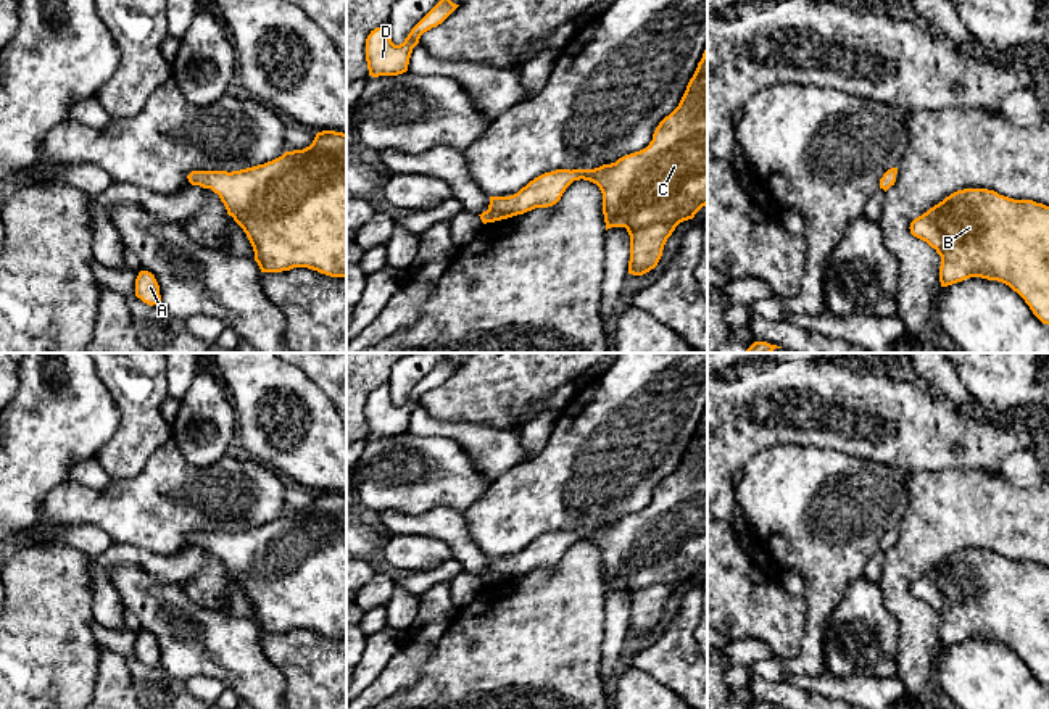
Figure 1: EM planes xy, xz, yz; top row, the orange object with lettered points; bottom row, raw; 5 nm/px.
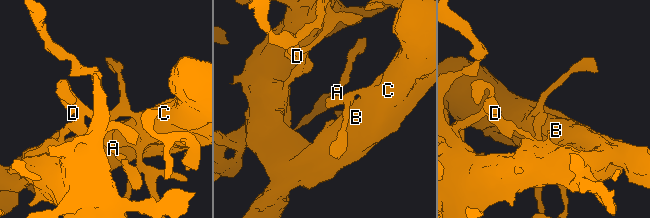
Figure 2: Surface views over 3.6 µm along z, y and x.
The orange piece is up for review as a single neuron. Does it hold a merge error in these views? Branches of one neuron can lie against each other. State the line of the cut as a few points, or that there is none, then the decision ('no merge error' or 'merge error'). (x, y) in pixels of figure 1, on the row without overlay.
no cut | no merge error

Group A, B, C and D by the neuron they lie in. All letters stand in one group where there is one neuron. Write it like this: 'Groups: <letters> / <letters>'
Groups: A B C D

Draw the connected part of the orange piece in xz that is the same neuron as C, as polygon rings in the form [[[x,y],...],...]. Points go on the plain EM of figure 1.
[[[707,408],[678,467],[659,483],[646,509],[595,530],[545,533],[514,556],[490,558],[488,570],[479,577],[487,585],[535,569],[553,567],[561,561],[566,549],[580,540],[599,548],[606,591],[611,588],[627,590],[630,596],[628,635],[643,636],[654,630],[675,588],[693,580],[707,566]]]

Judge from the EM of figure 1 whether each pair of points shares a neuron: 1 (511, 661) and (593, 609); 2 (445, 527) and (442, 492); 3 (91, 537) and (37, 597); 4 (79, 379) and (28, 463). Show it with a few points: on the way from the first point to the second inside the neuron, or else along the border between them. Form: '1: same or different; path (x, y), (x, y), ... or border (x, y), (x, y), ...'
1: same; path (532, 643), (566, 609), (572, 609)
2: different; border (463, 513), (434, 506), (406, 516)
3: different; border (57, 542), (65, 542), (92, 558)
4: same; path (79, 400), (39, 442)

